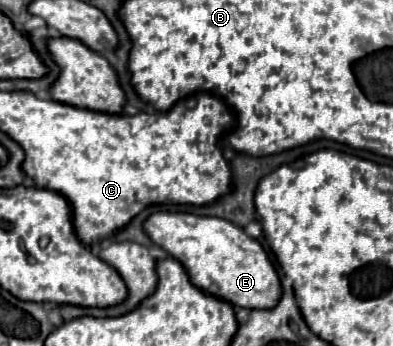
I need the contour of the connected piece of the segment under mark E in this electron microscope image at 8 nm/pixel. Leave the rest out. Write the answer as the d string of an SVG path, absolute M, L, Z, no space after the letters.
M159 212L145 222L145 232L157 246L185 266L191 282L205 294L249 310L269 310L279 302L279 294L283 294L281 280L265 248L229 220L183 212Z

